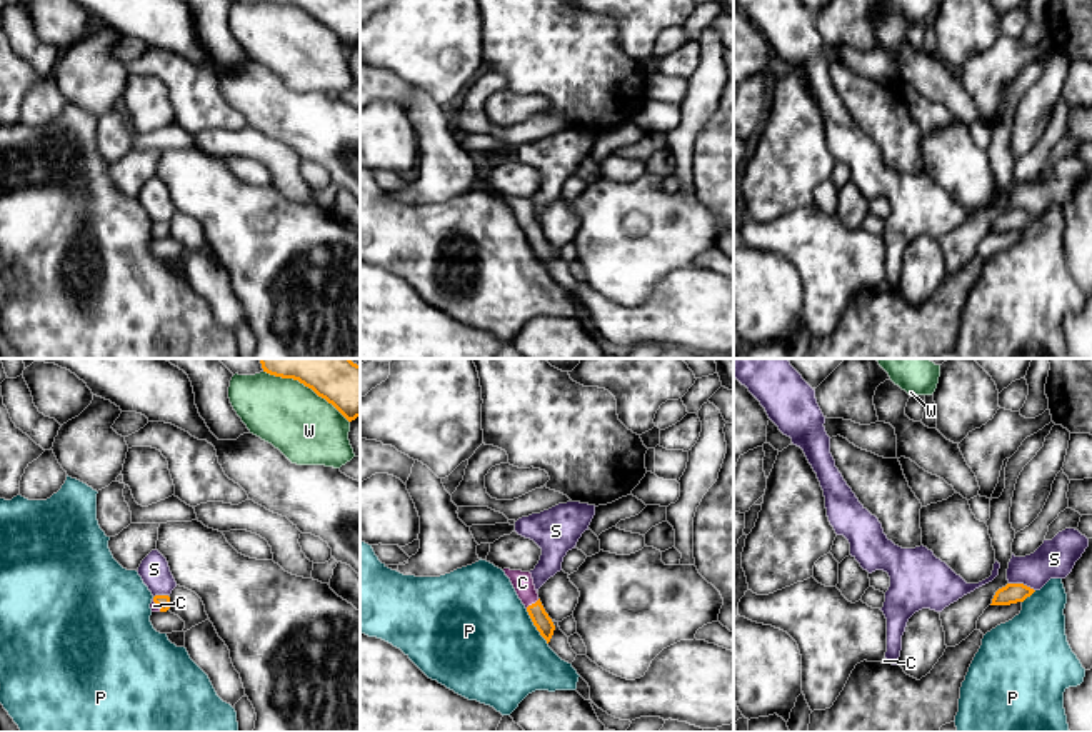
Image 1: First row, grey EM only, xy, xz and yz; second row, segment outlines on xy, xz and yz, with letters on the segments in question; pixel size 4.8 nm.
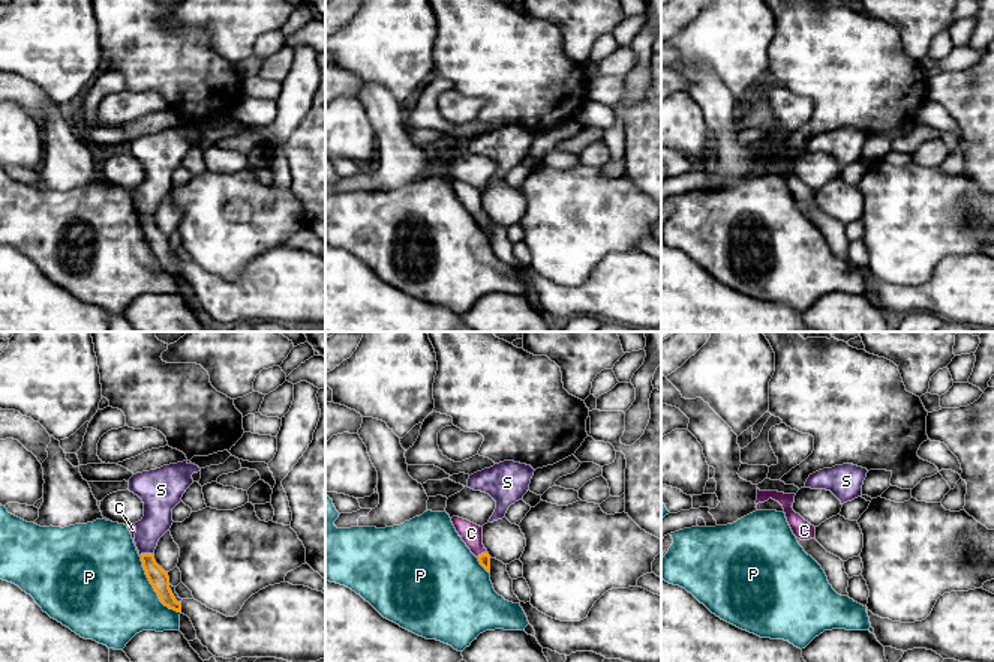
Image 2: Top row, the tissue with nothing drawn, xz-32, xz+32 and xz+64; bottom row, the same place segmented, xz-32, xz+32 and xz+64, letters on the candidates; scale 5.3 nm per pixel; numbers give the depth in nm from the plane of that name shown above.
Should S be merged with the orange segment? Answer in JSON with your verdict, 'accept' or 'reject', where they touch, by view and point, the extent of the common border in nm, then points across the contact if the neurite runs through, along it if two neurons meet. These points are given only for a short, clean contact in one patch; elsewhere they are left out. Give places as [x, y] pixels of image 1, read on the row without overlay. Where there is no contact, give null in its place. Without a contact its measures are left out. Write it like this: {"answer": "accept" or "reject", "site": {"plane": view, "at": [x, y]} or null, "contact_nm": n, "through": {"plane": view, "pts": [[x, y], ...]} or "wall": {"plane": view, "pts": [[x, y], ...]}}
{"answer": "reject", "site": {"plane": "yz", "at": [1022, 210]}, "contact_nm": 130}

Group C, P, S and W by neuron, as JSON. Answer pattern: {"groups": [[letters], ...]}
{"groups": [["C"], ["P"], ["S"], ["W"]]}

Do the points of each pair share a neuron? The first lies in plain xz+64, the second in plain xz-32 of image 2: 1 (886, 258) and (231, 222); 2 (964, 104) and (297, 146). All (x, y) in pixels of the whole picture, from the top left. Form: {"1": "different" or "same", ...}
{"1": "same", "2": "same"}

